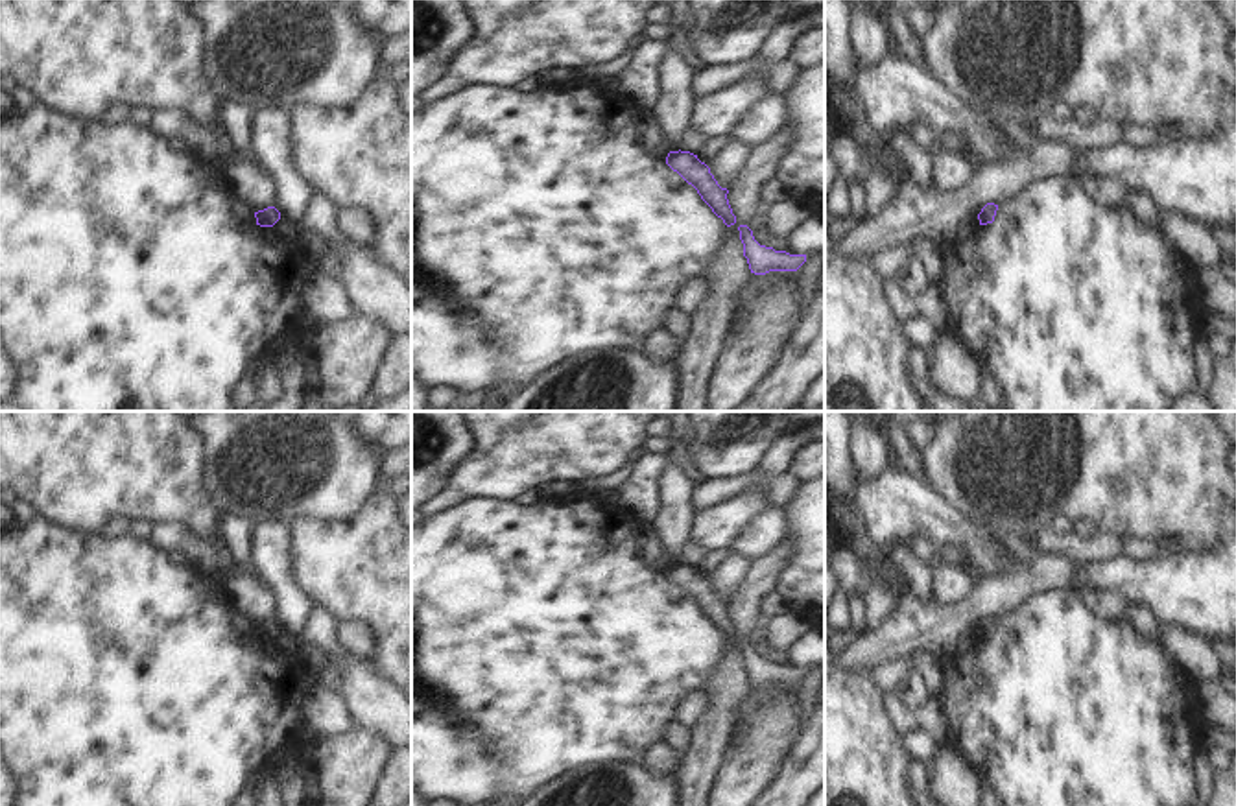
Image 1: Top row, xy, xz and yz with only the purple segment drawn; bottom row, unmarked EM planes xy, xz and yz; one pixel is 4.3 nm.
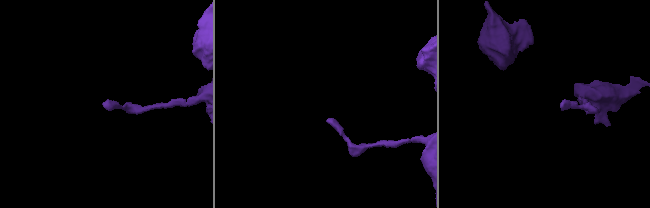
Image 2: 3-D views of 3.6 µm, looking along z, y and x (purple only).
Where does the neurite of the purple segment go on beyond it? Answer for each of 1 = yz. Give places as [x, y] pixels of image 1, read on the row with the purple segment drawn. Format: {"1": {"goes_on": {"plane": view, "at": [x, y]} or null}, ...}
{"1": {"goes_on": null}}

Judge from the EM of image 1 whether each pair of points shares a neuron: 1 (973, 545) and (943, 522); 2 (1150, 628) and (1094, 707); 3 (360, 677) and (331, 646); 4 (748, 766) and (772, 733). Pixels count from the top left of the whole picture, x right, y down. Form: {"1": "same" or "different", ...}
{"1": "same", "2": "different", "3": "different", "4": "same"}

